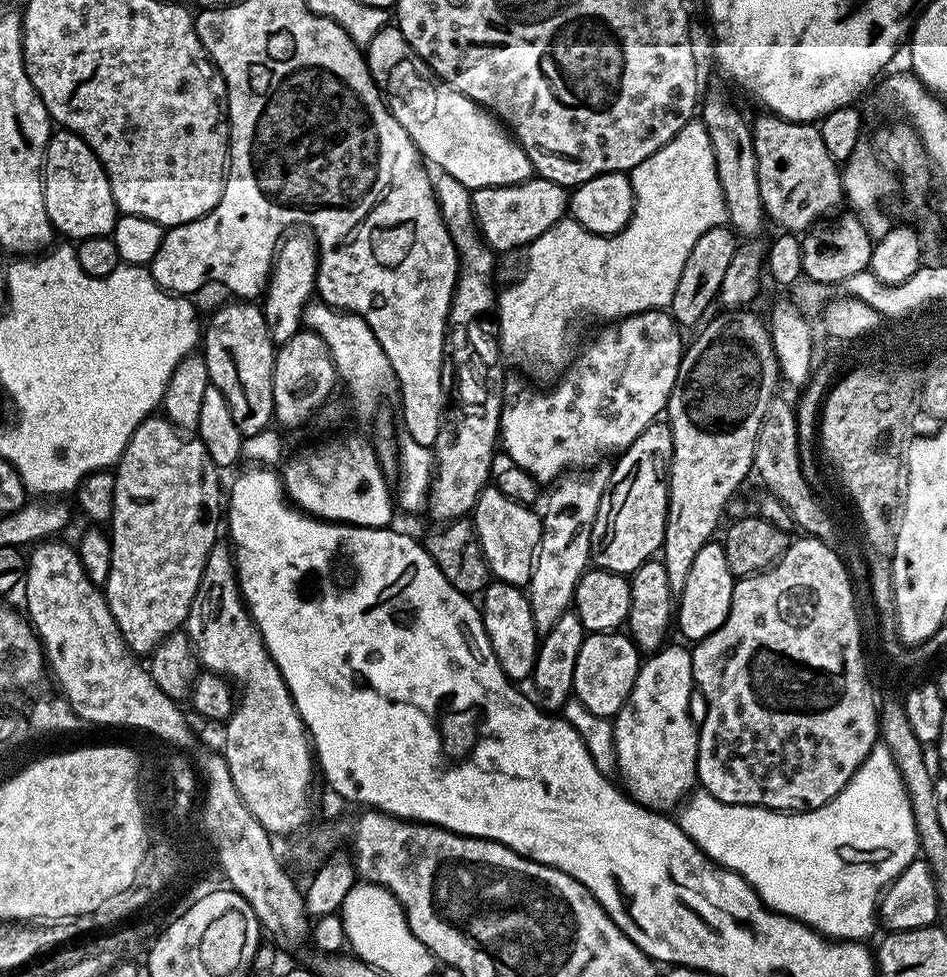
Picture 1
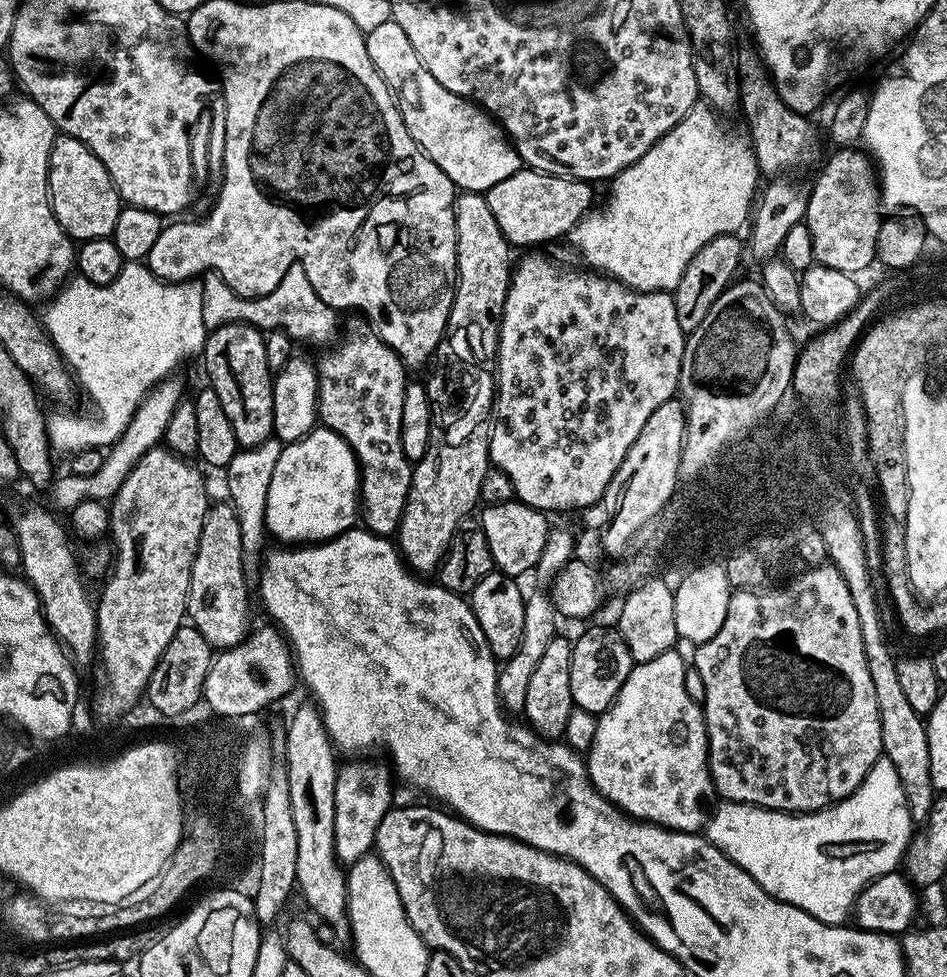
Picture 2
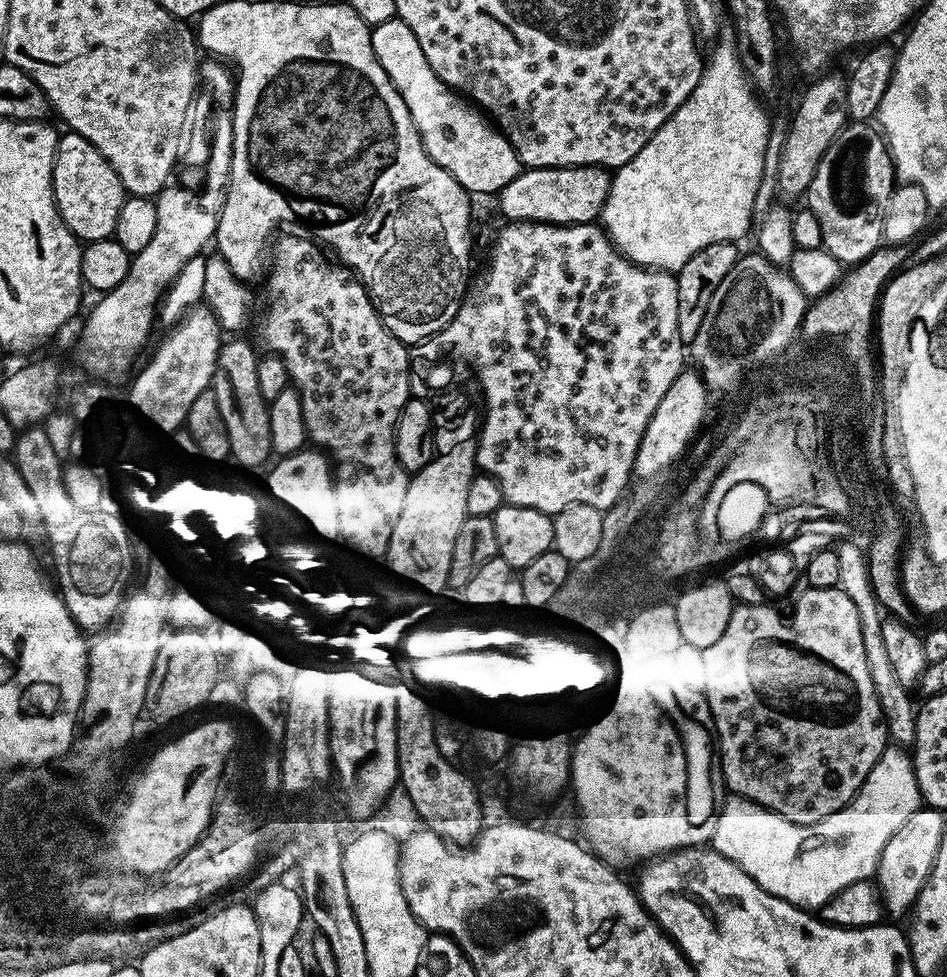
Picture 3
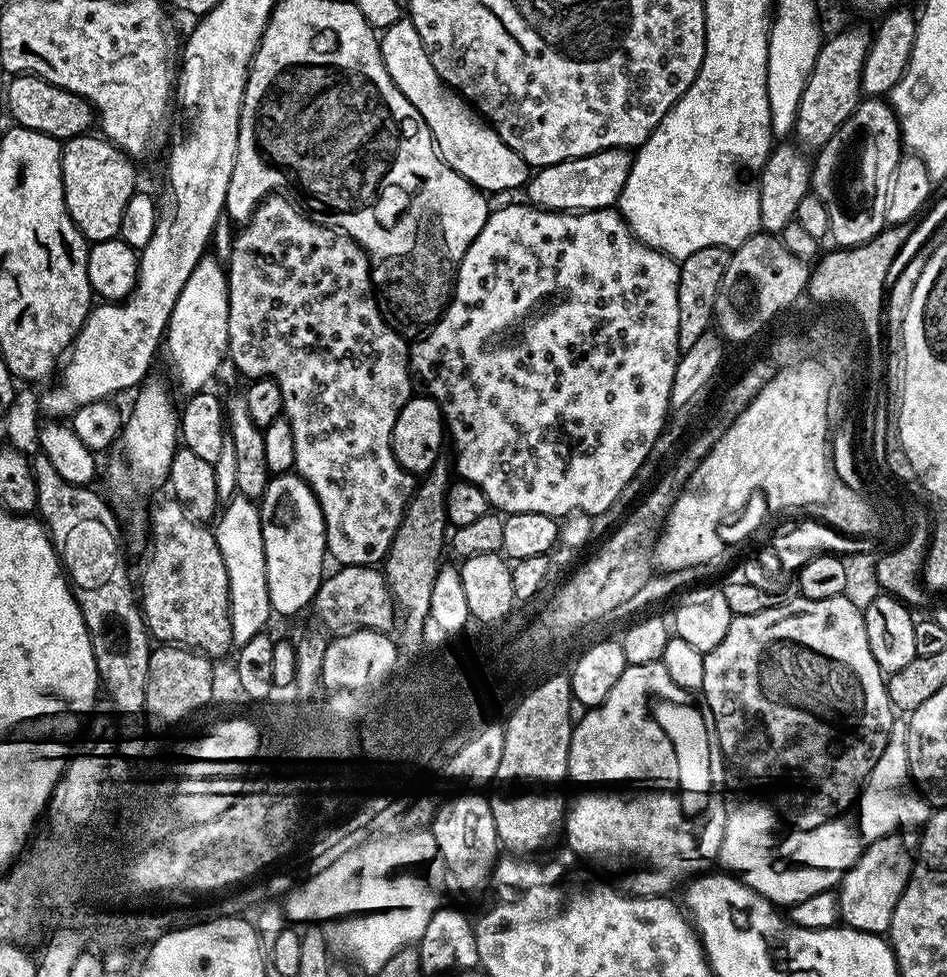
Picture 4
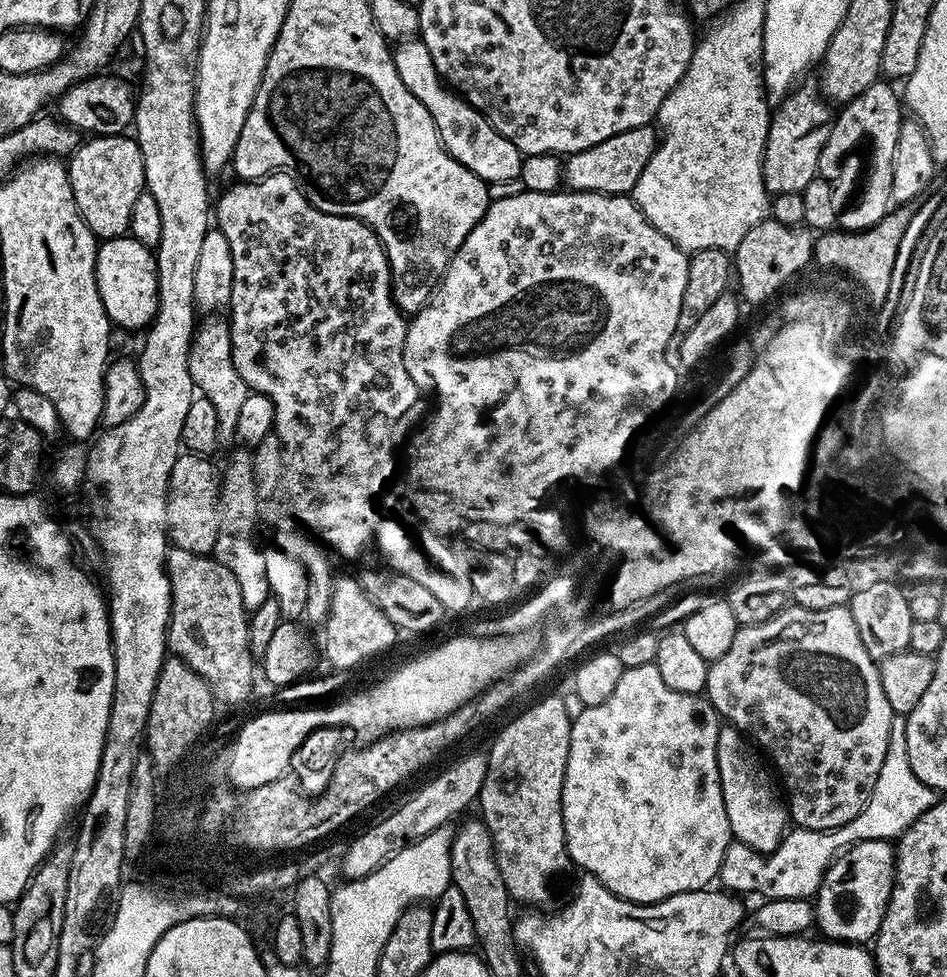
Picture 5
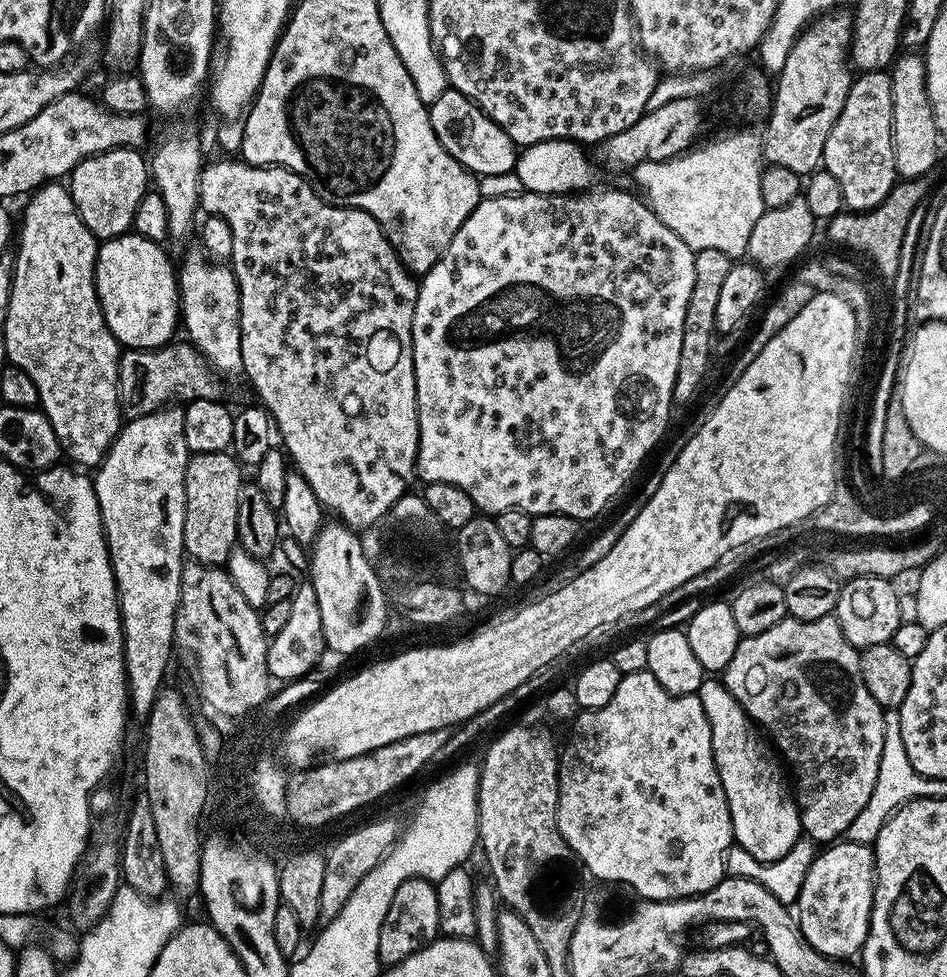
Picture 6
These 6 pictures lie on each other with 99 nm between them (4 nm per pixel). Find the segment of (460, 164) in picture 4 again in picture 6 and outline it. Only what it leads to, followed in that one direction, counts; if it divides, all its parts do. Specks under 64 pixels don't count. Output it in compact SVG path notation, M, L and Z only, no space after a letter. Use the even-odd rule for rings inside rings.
M446 90L431 104L428 109L428 117L430 118L430 126L434 126L434 134L438 138L438 142L442 142L444 149L447 150L462 167L467 168L469 172L475 174L477 177L501 176L515 169L518 159L518 146L508 137L506 130L502 130L502 126L498 126L474 101L466 98L460 92Z

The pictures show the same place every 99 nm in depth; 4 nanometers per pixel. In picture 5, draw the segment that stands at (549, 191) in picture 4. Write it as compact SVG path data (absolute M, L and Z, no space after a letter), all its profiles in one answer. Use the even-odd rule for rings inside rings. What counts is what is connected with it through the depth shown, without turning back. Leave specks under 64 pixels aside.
M652 124L614 134L598 146L590 146L581 152L574 152L562 164L562 180L573 192L601 192L611 196L623 196L635 189L638 178L656 153L658 132Z

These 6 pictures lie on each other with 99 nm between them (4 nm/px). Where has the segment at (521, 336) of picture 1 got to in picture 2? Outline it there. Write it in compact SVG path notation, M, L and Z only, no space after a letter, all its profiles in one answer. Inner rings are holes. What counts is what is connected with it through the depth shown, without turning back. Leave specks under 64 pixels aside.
M698 102L662 139L654 142L638 162L611 181L612 193L600 216L600 225L589 230L588 245L584 248L597 269L641 292L675 290L690 258L694 258L706 242L739 233L739 228L749 223L758 196L756 179L762 176L756 152L745 137L743 140L735 136L716 116L719 116L717 109Z

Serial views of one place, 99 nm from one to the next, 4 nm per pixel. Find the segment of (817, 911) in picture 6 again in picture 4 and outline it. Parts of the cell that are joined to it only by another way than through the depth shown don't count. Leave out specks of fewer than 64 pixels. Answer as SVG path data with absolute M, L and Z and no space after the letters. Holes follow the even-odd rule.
M903 831L892 832L889 836L878 838L867 845L863 854L850 866L840 878L838 885L838 907L840 920L847 927L859 932L887 933L894 918L894 906L902 898L909 878L912 877L914 857L918 851L918 840L915 835Z

